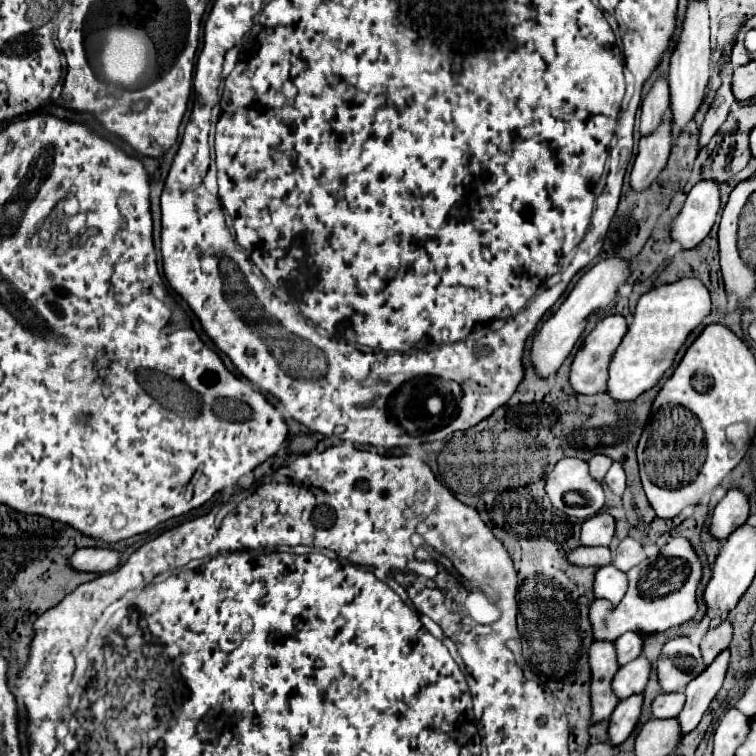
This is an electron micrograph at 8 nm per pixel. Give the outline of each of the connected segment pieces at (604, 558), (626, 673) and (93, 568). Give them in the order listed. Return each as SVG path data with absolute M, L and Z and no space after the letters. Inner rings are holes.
M579 546L569 554L569 560L577 566L607 566L607 564L611 564L613 556L611 556L609 548L605 548L605 546L597 546L597 548Z
M645 654L637 656L633 662L621 666L619 672L615 674L615 680L613 680L615 694L621 700L625 700L631 694L643 692L647 680L649 680L649 674L651 674L651 662L649 662L649 658Z
M79 548L71 556L71 566L83 572L109 572L121 562L121 552L115 548Z

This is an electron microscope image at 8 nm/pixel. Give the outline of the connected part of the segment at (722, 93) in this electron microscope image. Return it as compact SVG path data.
M723 82L721 88L717 90L713 104L711 104L711 108L705 116L703 126L701 126L701 146L709 144L709 140L715 136L715 132L727 120L733 102L735 102L735 96L733 96L733 90L731 90L731 82Z

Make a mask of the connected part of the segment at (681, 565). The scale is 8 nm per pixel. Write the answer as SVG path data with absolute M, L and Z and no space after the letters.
M679 536L665 544L655 560L647 558L627 572L629 588L623 600L613 606L609 600L595 600L591 604L591 624L595 640L617 640L627 630L653 634L671 626L685 624L697 614L697 586L703 578L703 564L693 544Z

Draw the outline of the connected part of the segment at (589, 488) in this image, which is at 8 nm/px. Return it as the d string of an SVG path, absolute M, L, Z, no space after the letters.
M561 458L553 466L553 470L547 472L547 476L545 476L545 492L551 498L555 508L565 512L567 516L575 516L575 518L583 518L583 520L597 514L605 504L603 484L599 480L591 478L589 464L581 458Z

